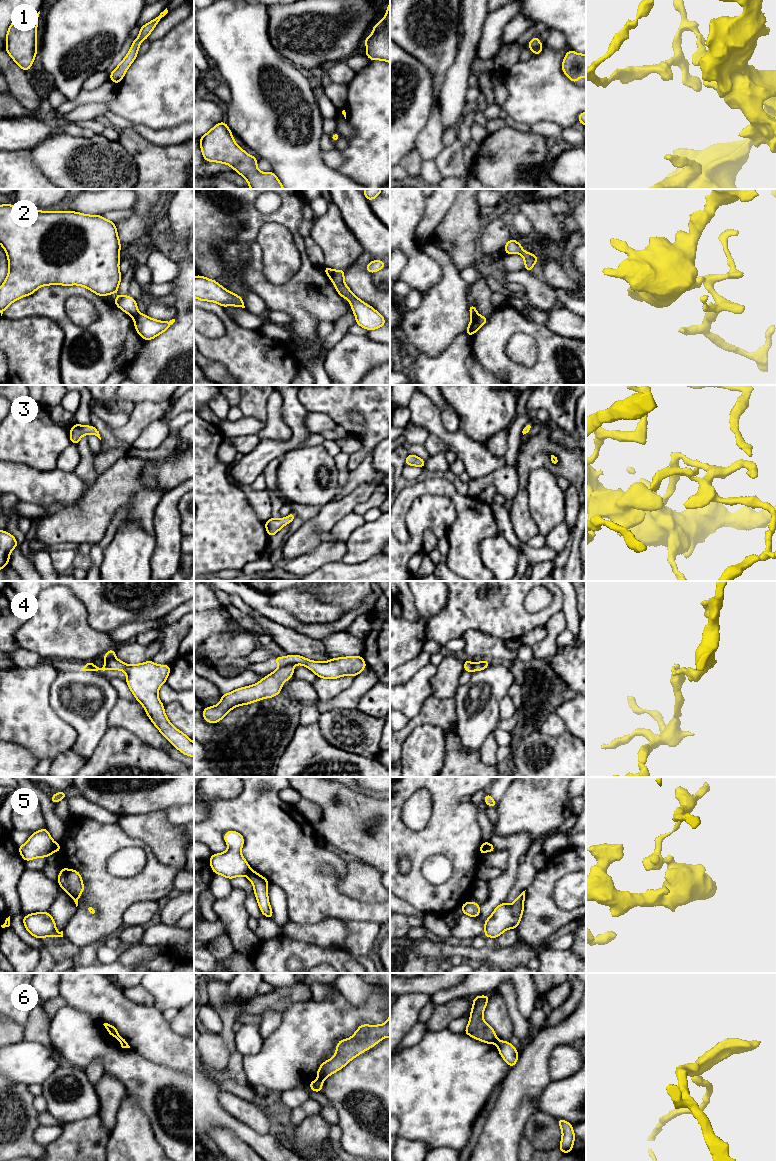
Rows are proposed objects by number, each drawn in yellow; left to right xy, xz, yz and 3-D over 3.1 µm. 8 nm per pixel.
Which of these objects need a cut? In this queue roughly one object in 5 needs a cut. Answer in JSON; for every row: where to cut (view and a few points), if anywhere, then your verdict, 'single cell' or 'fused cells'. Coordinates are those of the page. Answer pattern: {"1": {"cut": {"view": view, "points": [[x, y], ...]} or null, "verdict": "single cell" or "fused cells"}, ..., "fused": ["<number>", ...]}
{"1": {"cut": null, "verdict": "single cell"}, "2": {"cut": {"view": "xz", "points": [[334, 271], [330, 277]]}, "verdict": "fused cells"}, "3": {"cut": null, "verdict": "single cell"}, "4": {"cut": {"view": "xz", "points": [[292, 664], [286, 664], [281, 667]]}, "verdict": "fused cells"}, "5": {"cut": {"view": "xz", "points": [[251, 870], [246, 875]]}, "verdict": "fused cells"}, "6": {"cut": {"view": "xz", "points": [[318, 1079], [322, 1081]]}, "verdict": "fused cells"}, "fused": ["2", "4", "5", "6"]}

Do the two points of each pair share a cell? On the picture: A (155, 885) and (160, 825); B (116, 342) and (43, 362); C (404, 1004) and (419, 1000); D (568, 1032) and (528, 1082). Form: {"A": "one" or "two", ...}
{"A": "two", "B": "two", "C": "one", "D": "one"}

